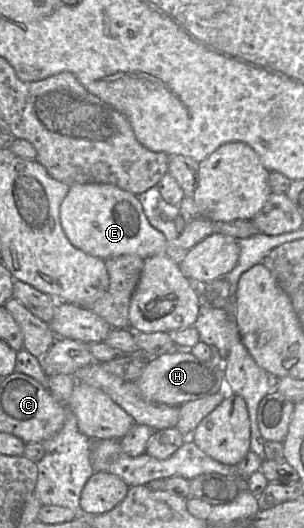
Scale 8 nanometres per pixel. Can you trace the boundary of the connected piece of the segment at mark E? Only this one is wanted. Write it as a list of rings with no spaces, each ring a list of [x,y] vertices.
[[[90,183],[70,186],[60,205],[59,214],[62,229],[70,243],[91,256],[106,260],[122,255],[137,255],[146,259],[166,253],[166,237],[149,223],[137,195],[114,185]]]

